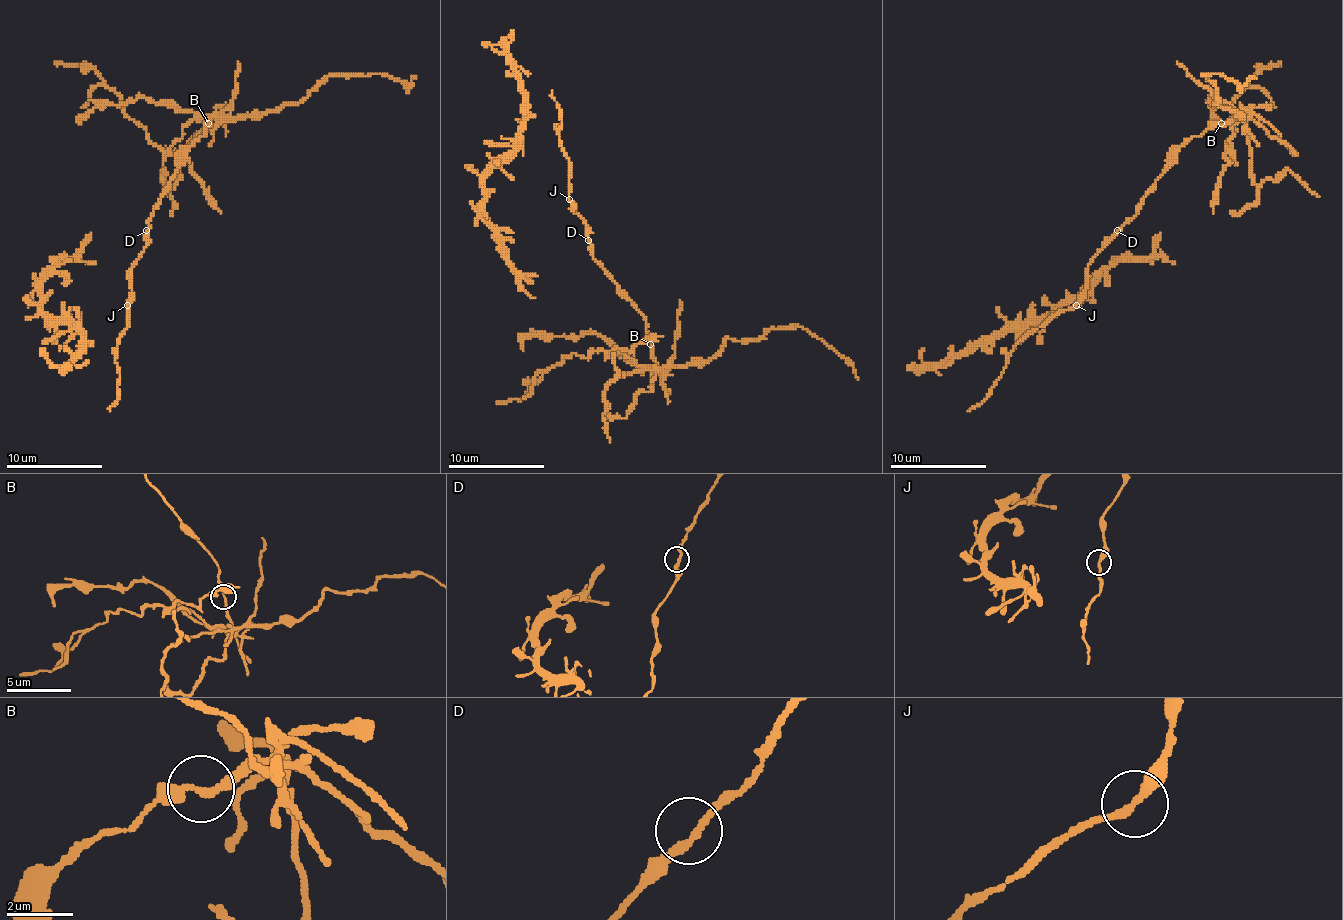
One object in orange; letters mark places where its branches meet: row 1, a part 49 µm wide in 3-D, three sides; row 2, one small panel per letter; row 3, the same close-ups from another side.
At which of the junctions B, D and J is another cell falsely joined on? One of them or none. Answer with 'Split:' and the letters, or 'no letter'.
Split: B

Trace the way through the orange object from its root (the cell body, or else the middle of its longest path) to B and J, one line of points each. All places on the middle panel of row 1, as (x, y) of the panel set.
B: (590, 242), (590, 254), (643, 317), (651, 343)
J: (590, 242), (588, 228), (574, 211), (574, 204), (569, 199)

